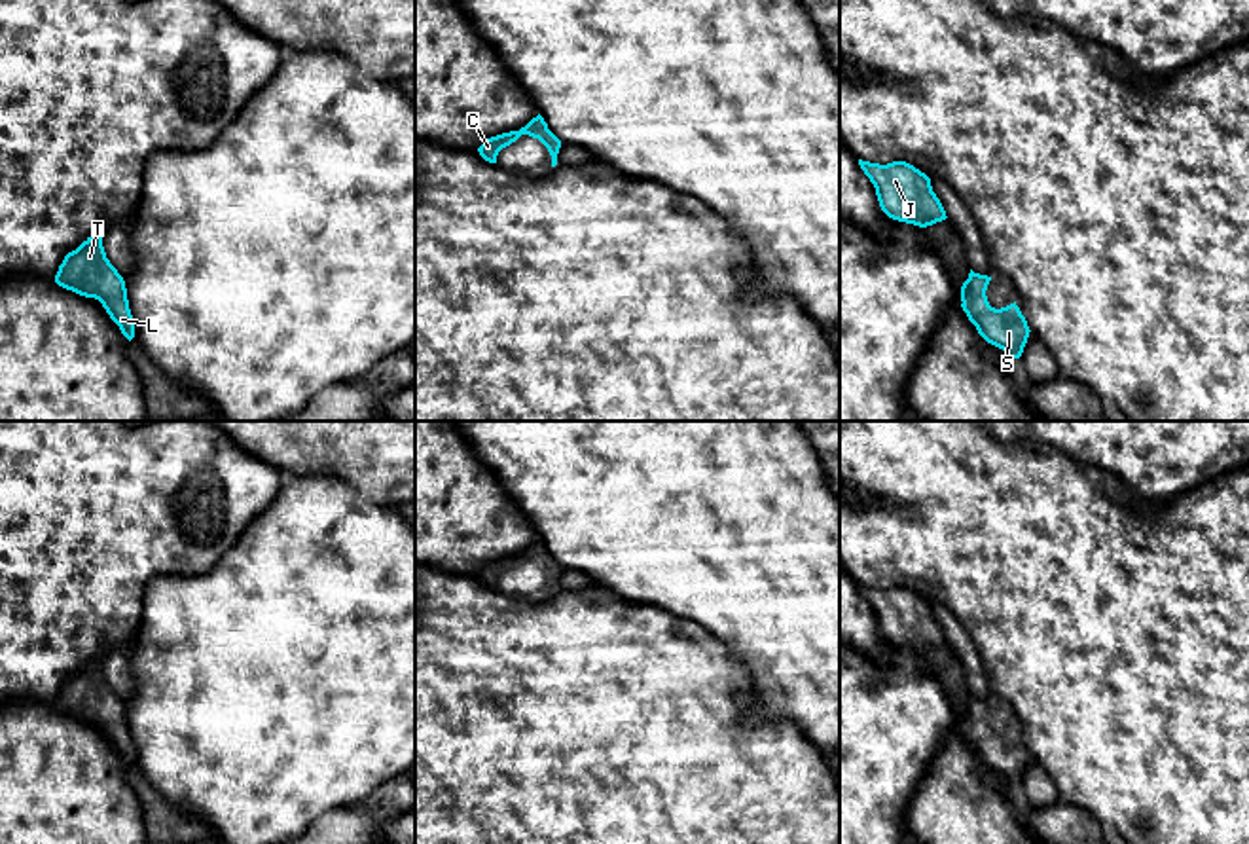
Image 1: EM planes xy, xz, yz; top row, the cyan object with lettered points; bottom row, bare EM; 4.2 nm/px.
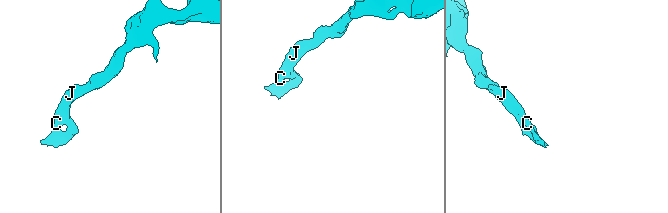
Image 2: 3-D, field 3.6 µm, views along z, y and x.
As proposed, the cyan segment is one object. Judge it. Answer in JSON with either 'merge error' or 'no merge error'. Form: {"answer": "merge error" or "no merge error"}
{"answer": "no merge error"}

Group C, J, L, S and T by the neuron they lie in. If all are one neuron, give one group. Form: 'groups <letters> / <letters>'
groups C J L S T

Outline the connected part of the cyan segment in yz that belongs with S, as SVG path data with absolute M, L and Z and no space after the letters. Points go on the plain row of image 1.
M970 694L961 711L961 732L987 768L1003 774L1010 785L1020 783L1031 755L1016 726L1001 734L989 730L989 706L991 702Z

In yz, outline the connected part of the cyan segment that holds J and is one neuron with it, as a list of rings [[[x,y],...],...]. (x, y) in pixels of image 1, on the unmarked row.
[[[859,584],[876,613],[881,635],[898,647],[919,652],[946,645],[946,635],[932,616],[931,603],[906,586],[887,590]]]

